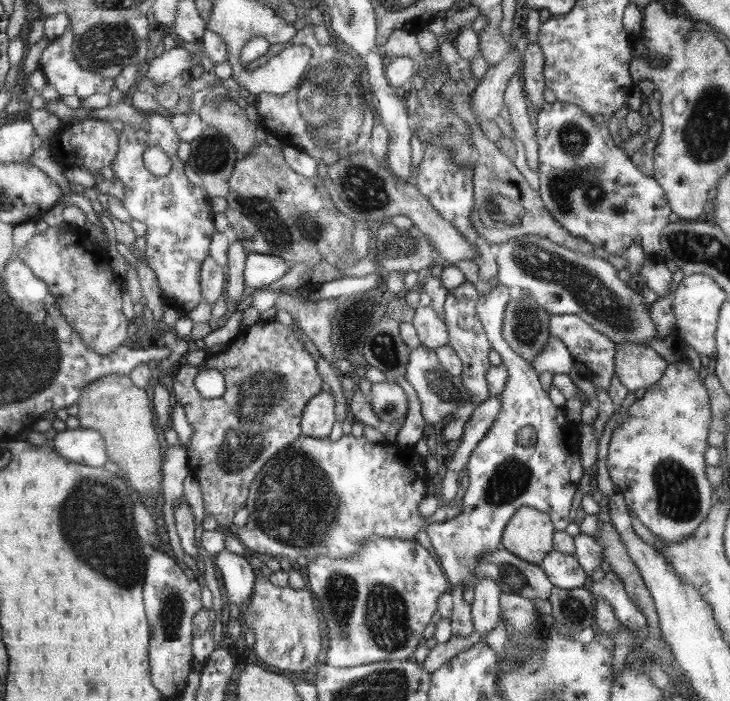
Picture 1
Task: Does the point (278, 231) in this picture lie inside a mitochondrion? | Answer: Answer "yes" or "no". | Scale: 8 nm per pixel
yes

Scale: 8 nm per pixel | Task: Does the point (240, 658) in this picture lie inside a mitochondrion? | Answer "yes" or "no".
no

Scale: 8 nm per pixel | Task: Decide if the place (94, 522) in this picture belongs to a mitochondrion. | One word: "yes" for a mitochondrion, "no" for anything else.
yes

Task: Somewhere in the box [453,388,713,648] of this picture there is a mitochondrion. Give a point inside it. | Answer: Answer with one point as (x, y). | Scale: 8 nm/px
(677, 489)

